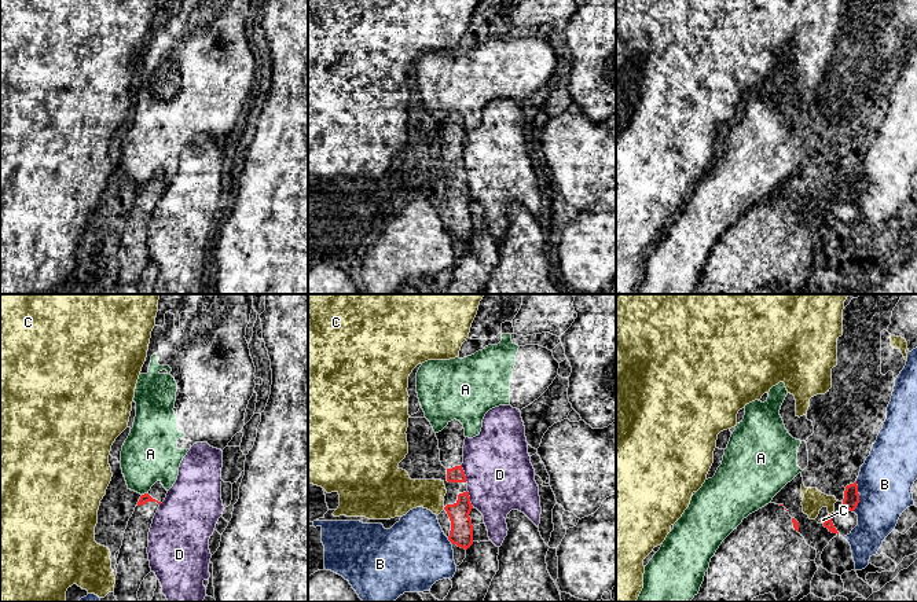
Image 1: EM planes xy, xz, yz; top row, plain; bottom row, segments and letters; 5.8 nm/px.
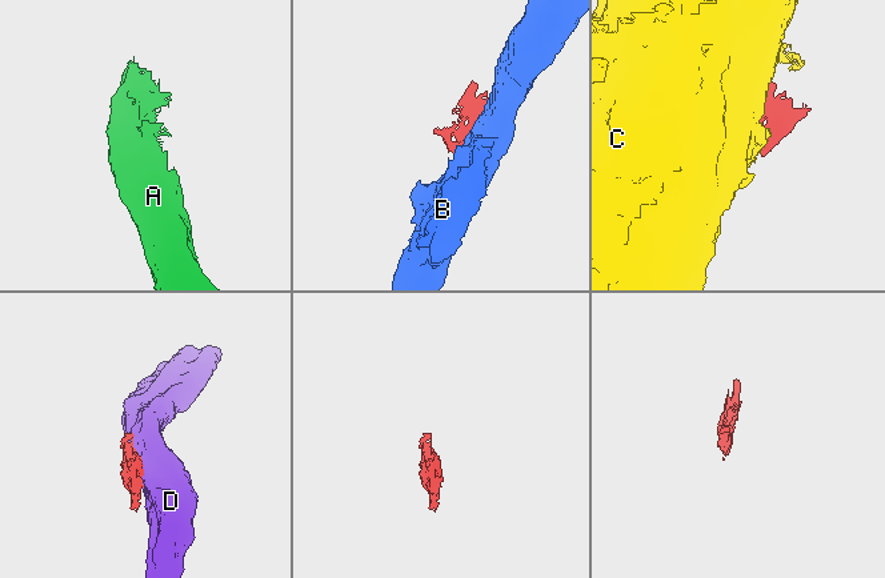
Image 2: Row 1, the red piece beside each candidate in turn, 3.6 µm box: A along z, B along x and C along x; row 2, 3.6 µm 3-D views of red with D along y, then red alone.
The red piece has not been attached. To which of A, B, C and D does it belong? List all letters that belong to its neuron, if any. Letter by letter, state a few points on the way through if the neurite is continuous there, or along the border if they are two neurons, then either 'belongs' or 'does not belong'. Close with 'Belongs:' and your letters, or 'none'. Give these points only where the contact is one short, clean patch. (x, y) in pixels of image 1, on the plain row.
A: border xy (146, 184), (142, 187); does not belong
B: does not belong
C: border yz (828, 209), (822, 215); does not belong
D: does not belong
Belongs: none

